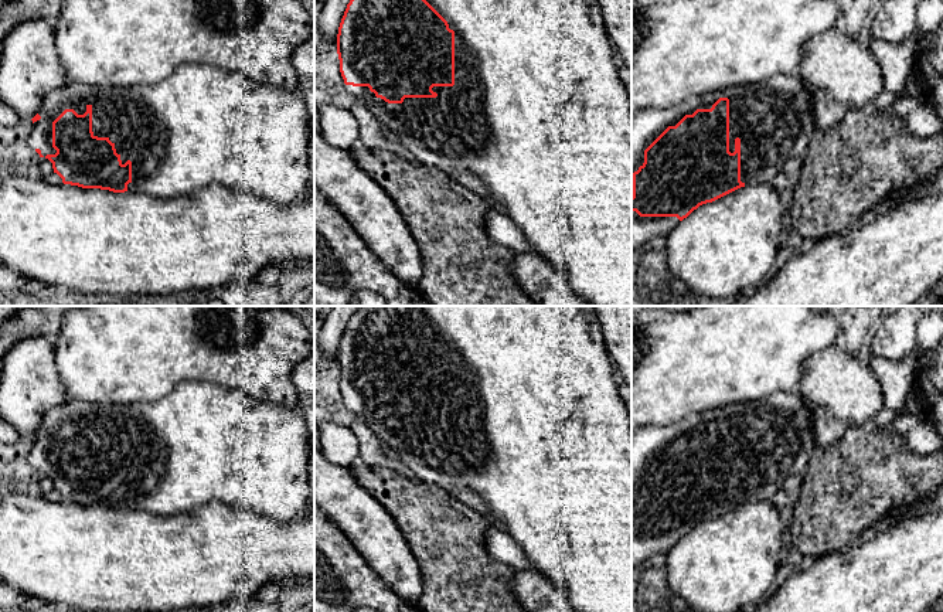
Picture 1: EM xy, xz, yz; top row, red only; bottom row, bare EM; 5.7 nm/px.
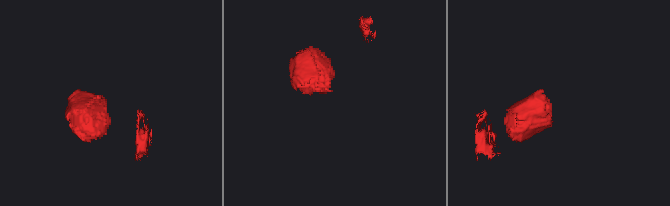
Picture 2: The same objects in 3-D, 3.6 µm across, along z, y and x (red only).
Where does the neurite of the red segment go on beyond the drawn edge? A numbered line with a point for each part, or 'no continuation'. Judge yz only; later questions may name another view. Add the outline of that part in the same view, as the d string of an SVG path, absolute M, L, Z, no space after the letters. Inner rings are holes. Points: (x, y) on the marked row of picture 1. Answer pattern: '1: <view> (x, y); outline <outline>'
1: yz (775, 121); outline M780 74L775 75L766 81L762 82L753 82L753 84L743 84L743 85L735 85L724 89L715 89L712 92L707 92L704 95L698 96L690 96L681 103L664 109L639 109L631 115L631 197L633 197L633 173L639 170L640 166L644 163L644 150L668 128L668 126L675 126L685 115L692 115L697 109L711 109L712 105L719 99L719 98L728 98L729 99L729 152L735 152L735 139L741 139L741 181L745 186L756 186L756 184L763 184L763 183L772 183L775 177L783 171L784 164L799 156L804 156L807 153L808 144L817 132L816 126L816 119L814 119L814 109L813 109L813 99L801 81L801 78L797 74Z

